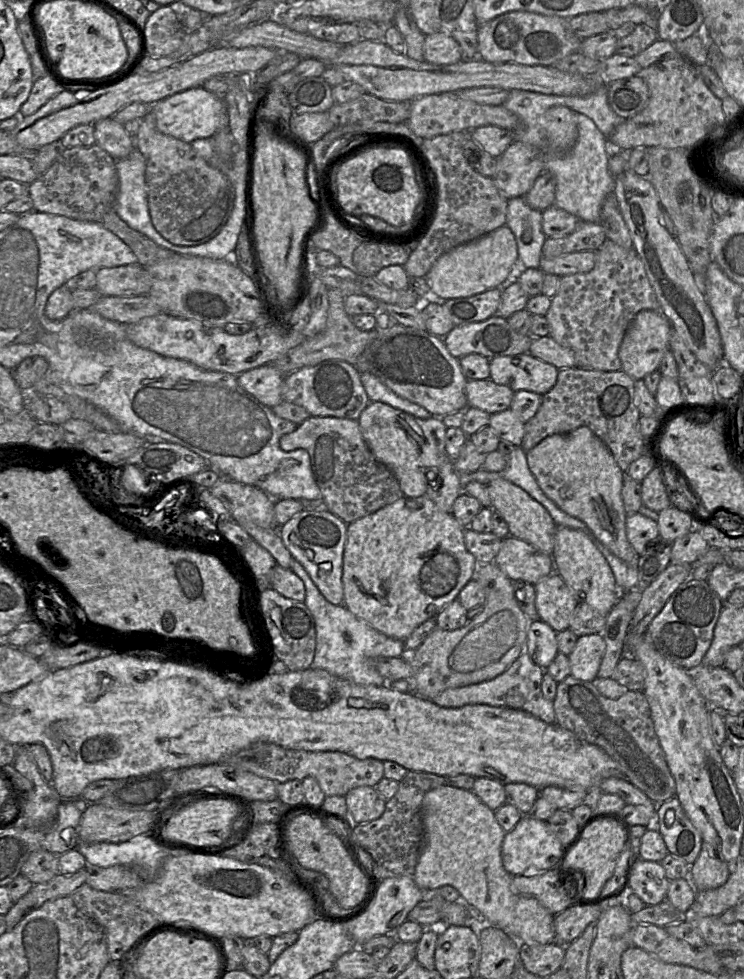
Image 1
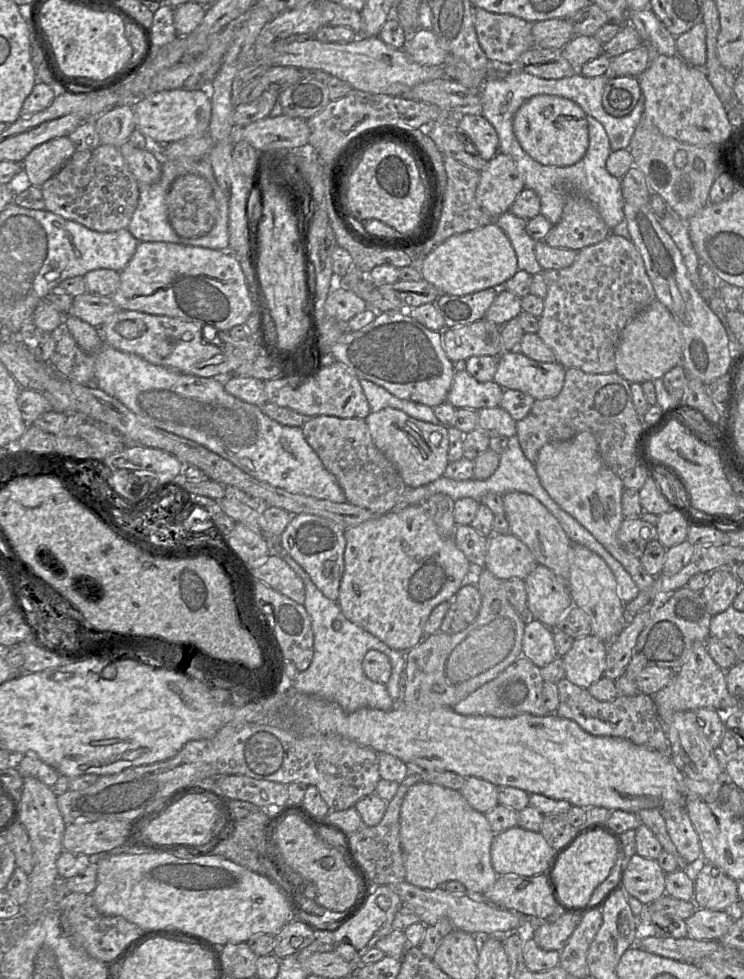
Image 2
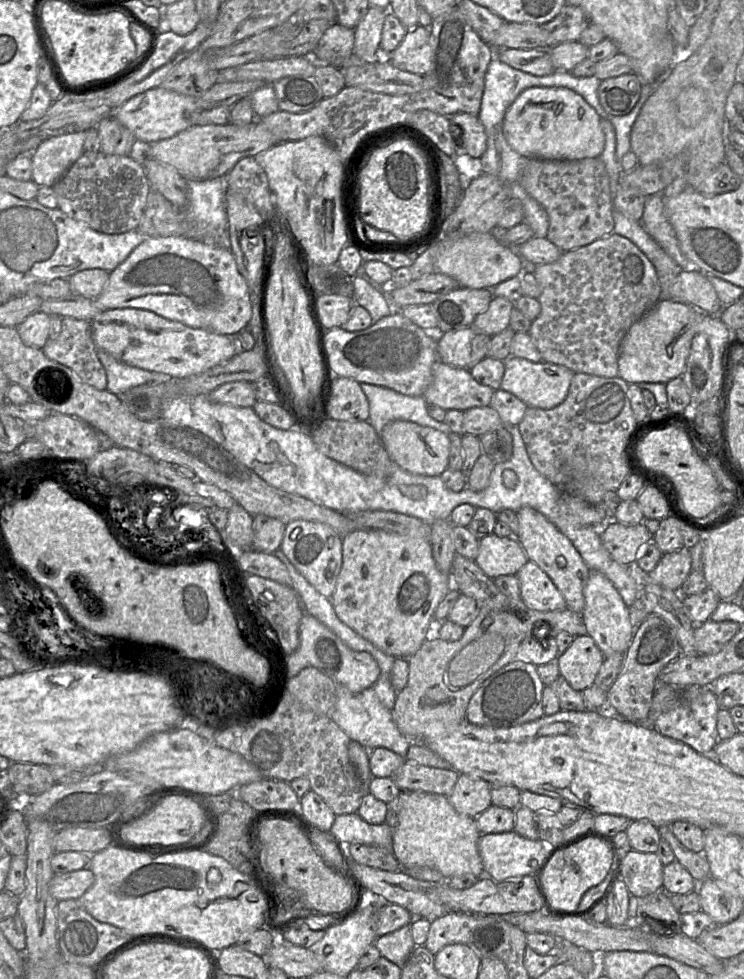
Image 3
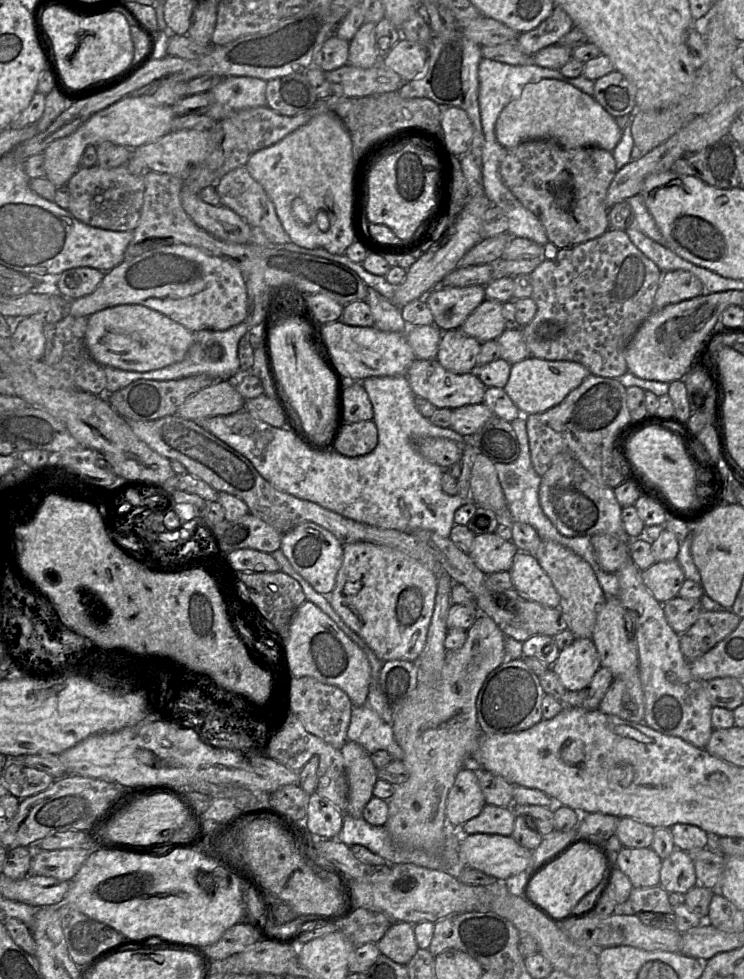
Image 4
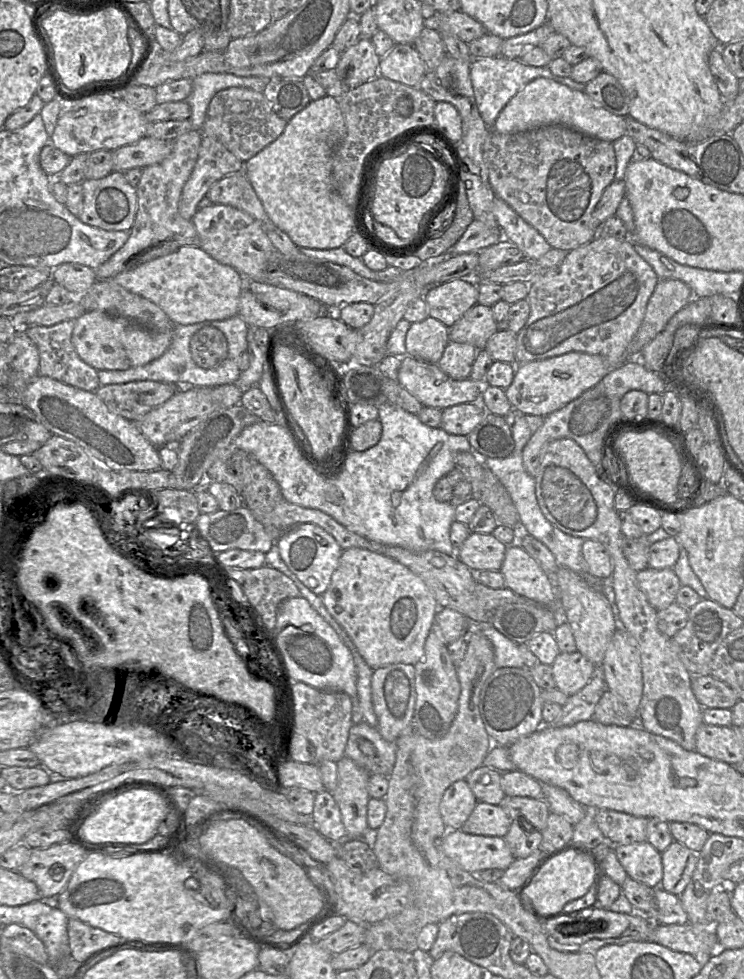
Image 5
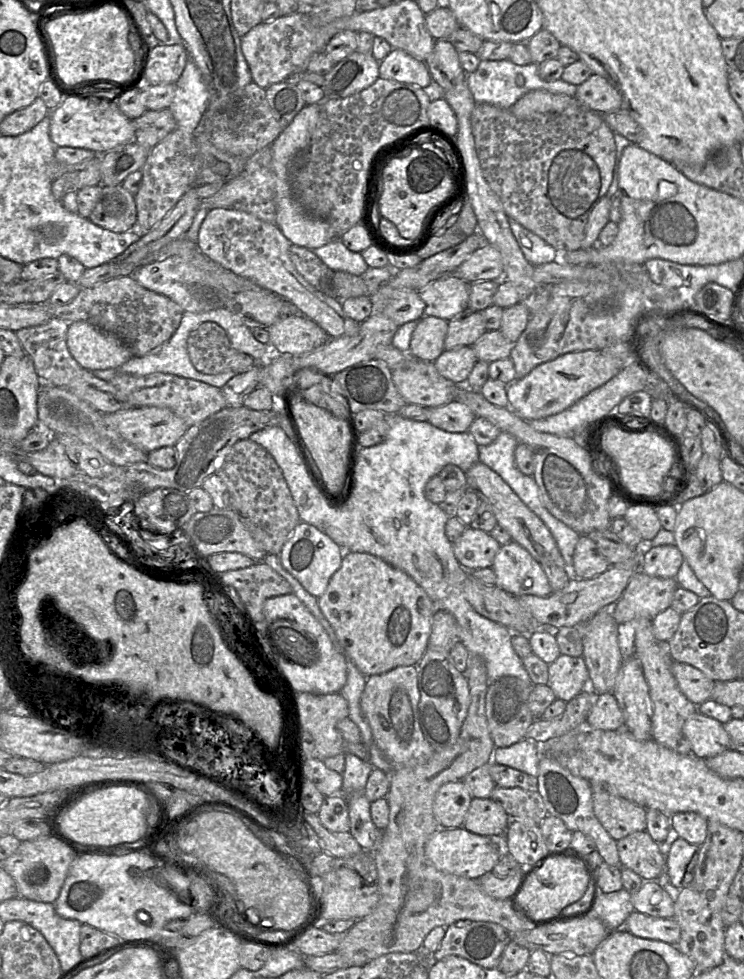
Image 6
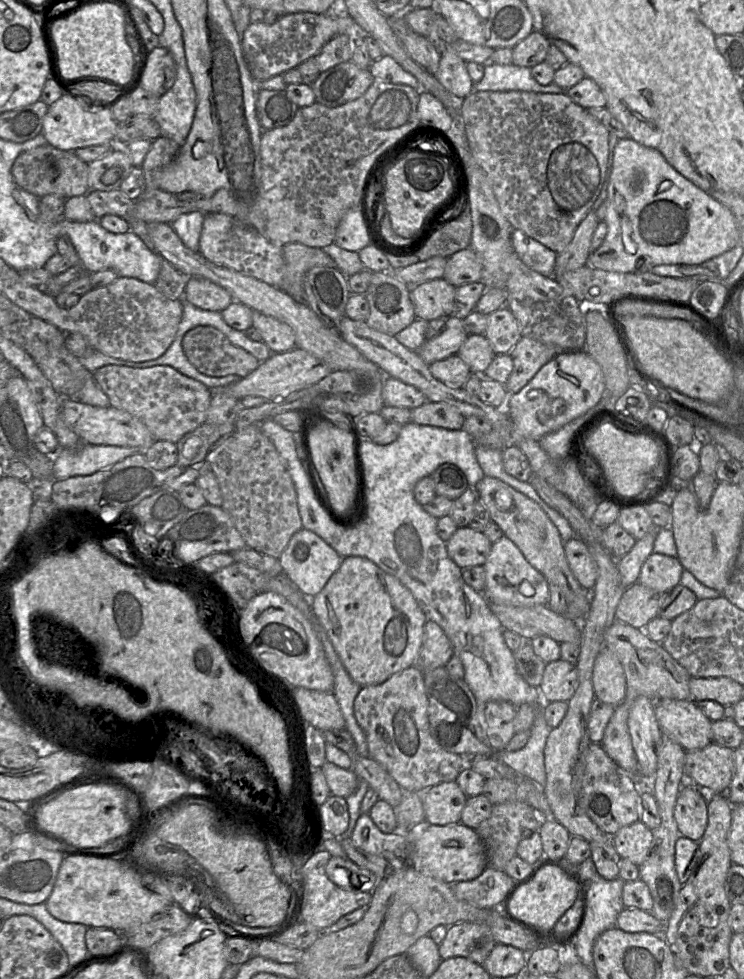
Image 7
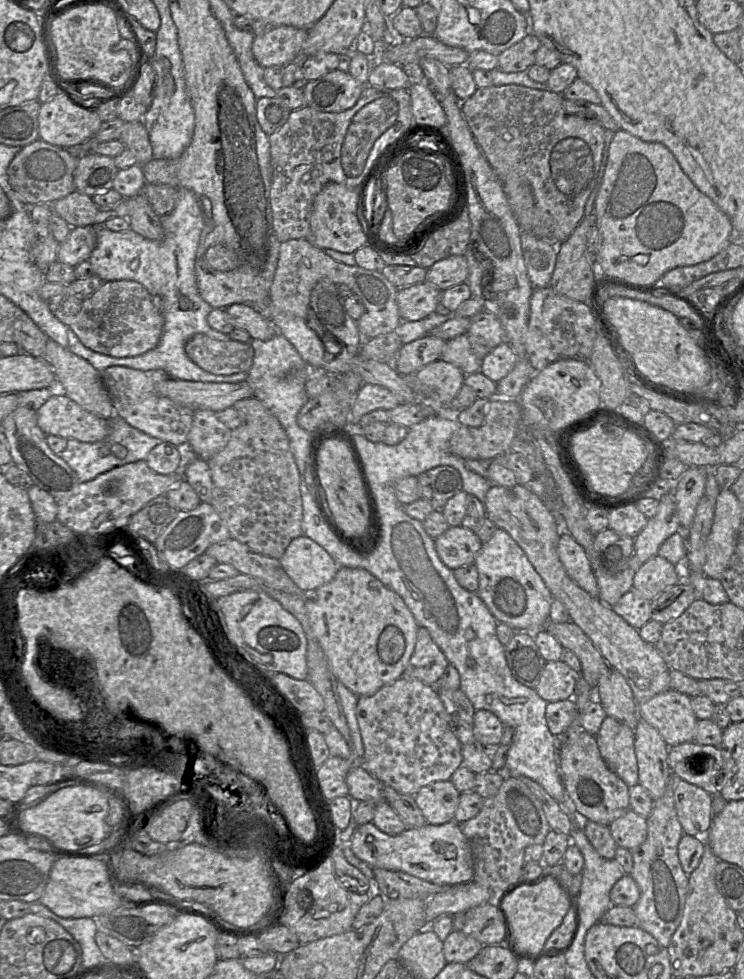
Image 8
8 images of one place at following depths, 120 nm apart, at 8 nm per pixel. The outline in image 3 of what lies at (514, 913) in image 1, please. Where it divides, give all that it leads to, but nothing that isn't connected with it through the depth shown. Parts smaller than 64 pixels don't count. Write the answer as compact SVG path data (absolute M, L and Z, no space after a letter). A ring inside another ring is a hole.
M400 791L393 854L402 868L429 867L440 872L445 879L463 874L480 878L484 876L478 850L480 836L476 818L457 812L447 796L424 791Z

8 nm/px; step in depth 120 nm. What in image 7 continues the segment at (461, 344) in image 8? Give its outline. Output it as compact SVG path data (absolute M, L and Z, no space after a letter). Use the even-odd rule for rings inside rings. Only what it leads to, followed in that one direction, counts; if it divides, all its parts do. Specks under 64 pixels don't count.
M468 335L457 355L469 366L472 374L484 377L495 353L484 335Z

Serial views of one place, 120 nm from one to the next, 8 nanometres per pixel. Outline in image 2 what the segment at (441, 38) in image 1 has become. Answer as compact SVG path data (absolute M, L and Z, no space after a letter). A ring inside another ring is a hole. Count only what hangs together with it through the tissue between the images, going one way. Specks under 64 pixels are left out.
M419 28L404 46L406 54L416 63L443 66L445 51L439 47L431 29Z

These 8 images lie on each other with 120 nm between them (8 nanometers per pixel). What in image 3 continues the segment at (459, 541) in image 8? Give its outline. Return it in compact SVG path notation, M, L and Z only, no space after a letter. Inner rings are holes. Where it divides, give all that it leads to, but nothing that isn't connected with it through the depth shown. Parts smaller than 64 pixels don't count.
M494 533L479 540L475 563L490 578L516 575L528 557L515 537L500 537Z

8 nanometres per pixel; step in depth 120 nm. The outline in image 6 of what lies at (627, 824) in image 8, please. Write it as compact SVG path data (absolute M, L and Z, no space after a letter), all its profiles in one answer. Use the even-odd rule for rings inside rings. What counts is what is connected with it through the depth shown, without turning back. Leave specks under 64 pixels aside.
M647 830L637 831L617 841L621 867L638 874L644 881L656 881L666 871L666 850Z

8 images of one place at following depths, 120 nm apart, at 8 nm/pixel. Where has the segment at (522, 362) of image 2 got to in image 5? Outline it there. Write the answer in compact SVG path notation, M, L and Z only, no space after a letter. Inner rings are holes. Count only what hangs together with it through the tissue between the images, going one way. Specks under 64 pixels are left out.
M569 352L561 356L515 365L514 379L505 390L514 413L546 417L600 383L612 370L600 355Z

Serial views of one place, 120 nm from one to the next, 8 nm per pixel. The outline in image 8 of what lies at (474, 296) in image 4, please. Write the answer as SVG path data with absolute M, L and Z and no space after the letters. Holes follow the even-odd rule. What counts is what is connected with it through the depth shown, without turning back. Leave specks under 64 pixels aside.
M427 281L398 288L396 303L402 321L419 321L435 312L442 291Z

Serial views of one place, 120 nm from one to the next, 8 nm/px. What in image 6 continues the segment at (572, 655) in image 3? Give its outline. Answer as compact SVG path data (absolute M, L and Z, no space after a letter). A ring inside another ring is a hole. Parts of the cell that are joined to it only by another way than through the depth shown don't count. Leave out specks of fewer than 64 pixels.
M560 656L548 667L547 685L557 699L568 702L589 685L589 672L582 656Z

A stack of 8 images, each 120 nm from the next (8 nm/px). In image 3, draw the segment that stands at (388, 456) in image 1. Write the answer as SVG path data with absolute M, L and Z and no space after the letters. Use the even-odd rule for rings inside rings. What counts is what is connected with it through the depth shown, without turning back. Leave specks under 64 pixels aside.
M395 420L383 427L380 441L390 459L412 474L440 476L448 468L450 454L449 436L434 428L405 420Z

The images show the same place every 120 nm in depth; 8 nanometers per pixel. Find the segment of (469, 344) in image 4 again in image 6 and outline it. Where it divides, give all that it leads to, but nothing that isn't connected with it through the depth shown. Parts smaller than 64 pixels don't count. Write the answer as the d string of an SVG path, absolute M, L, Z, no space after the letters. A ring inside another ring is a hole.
M471 347L444 350L433 362L437 372L458 386L465 386L468 376L478 361Z

